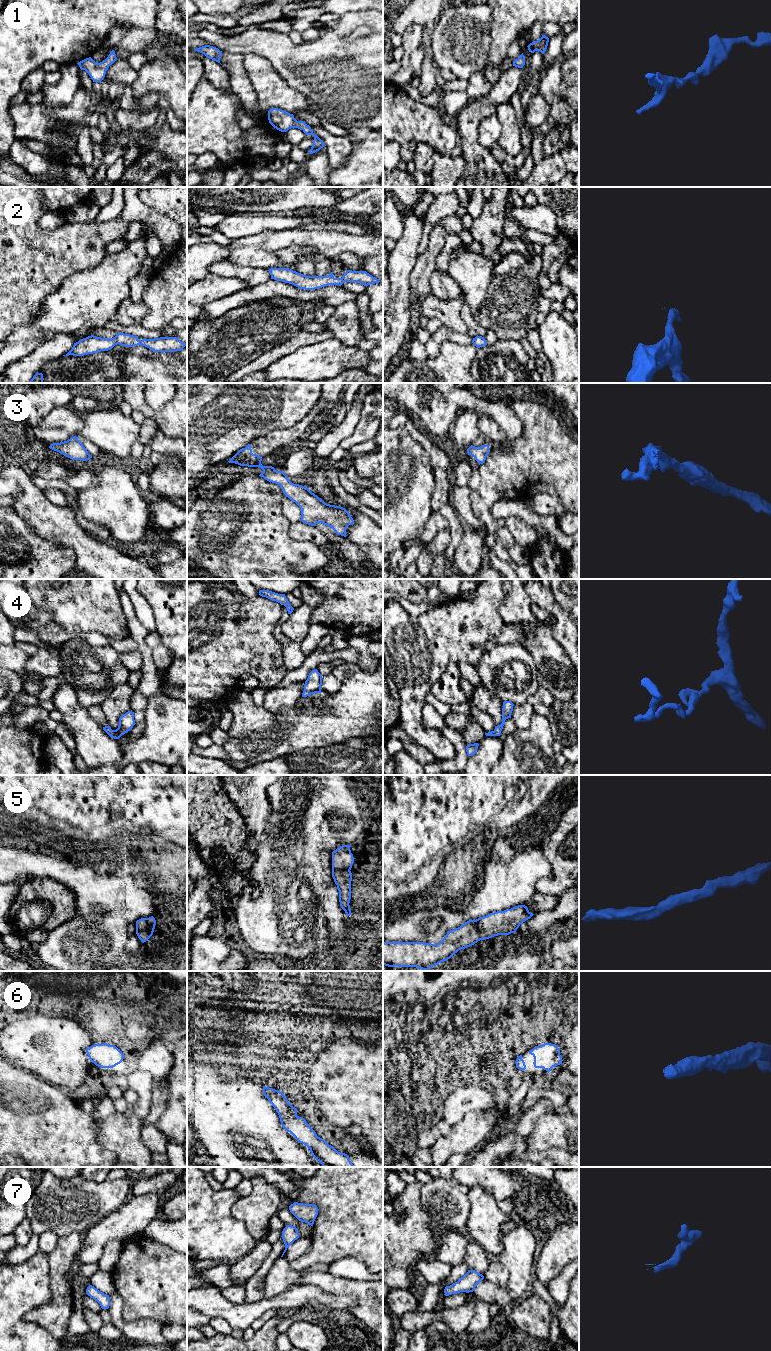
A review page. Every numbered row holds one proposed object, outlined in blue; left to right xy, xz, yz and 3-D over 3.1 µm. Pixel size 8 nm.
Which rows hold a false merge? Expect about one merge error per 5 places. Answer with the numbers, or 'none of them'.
none of them

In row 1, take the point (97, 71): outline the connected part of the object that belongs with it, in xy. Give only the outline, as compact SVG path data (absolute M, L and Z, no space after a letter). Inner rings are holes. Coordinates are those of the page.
M112 50L108 57L100 63L95 62L91 57L86 58L77 64L81 70L85 70L93 82L101 82L108 70L109 66L117 60L115 51Z

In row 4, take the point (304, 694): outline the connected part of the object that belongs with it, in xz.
M317 669L312 670L305 681L302 697L307 697L315 693L321 693L321 685L322 675L318 672Z

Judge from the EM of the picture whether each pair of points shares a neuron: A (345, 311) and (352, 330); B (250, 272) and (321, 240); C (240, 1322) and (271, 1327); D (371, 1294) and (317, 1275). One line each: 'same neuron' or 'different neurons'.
A: same neuron
B: different neurons
C: different neurons
D: same neuron

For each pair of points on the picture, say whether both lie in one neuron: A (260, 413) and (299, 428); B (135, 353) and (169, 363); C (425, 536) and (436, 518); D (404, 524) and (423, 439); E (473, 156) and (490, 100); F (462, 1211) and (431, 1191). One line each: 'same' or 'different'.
A: different
B: same
C: same
D: different
E: same
F: same

